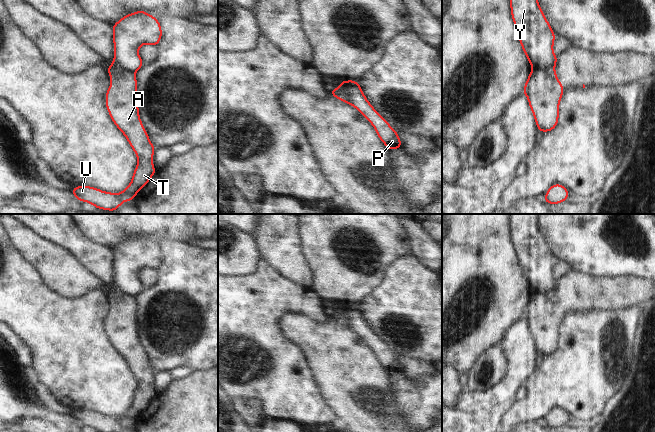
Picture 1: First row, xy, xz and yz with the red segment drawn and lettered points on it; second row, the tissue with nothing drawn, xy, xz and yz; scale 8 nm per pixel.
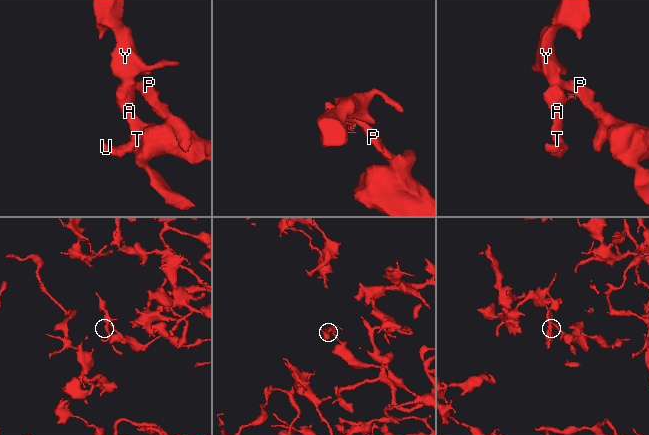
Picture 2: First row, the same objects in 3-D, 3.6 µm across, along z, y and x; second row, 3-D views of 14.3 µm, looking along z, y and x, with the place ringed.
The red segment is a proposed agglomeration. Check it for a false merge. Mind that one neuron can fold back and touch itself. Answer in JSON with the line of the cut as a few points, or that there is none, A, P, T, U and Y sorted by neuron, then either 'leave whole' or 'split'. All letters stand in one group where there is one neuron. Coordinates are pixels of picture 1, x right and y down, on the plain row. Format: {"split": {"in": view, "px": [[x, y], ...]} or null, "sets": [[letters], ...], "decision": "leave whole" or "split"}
{"split": {"in": "xz", "px": [[345, 305], [344, 317], [350, 327]]}, "sets": [["A", "T", "U"], ["P", "Y"]], "decision": "split"}

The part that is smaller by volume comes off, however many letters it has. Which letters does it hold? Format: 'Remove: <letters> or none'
Remove: A, T, U

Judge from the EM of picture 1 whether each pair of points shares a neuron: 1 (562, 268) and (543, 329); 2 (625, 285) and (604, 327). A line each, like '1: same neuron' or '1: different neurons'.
1: different neurons
2: different neurons

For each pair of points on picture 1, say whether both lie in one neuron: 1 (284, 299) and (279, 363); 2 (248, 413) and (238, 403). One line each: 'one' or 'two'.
1: one
2: one

